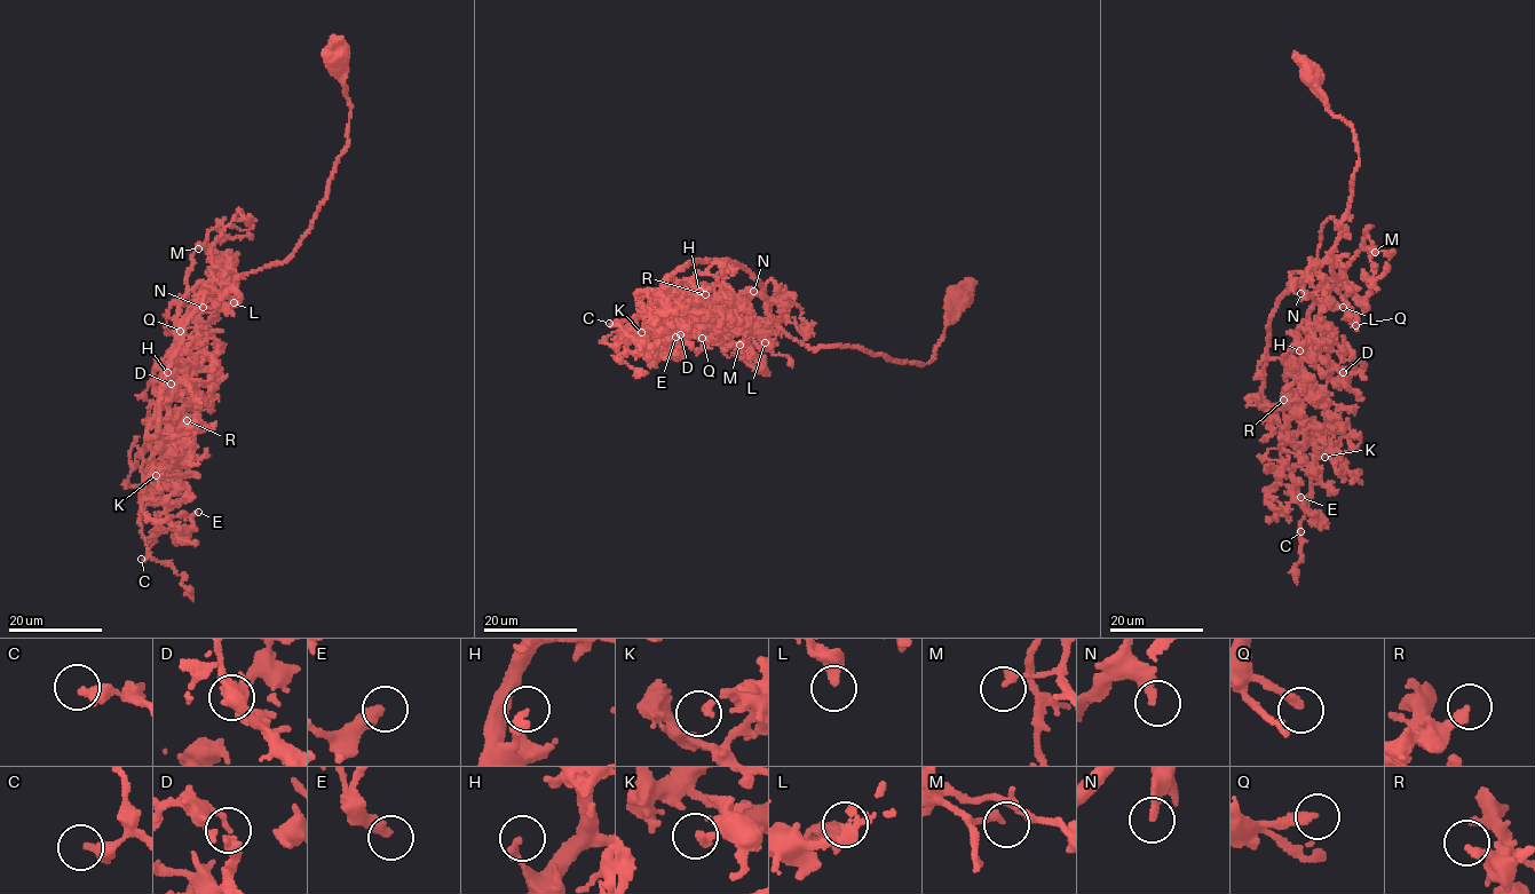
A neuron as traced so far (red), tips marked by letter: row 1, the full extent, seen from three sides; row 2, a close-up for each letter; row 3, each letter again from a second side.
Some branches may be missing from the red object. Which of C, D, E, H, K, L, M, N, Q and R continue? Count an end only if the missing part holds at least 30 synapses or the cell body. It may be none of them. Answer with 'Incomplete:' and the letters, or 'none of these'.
Incomplete: N, Q

